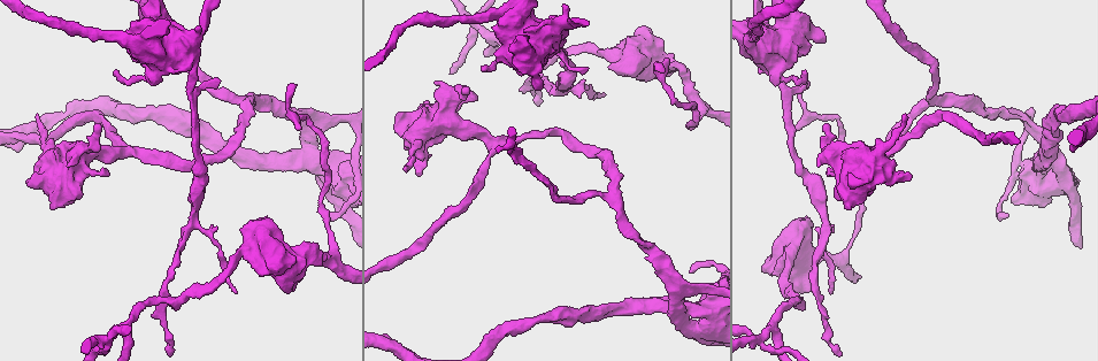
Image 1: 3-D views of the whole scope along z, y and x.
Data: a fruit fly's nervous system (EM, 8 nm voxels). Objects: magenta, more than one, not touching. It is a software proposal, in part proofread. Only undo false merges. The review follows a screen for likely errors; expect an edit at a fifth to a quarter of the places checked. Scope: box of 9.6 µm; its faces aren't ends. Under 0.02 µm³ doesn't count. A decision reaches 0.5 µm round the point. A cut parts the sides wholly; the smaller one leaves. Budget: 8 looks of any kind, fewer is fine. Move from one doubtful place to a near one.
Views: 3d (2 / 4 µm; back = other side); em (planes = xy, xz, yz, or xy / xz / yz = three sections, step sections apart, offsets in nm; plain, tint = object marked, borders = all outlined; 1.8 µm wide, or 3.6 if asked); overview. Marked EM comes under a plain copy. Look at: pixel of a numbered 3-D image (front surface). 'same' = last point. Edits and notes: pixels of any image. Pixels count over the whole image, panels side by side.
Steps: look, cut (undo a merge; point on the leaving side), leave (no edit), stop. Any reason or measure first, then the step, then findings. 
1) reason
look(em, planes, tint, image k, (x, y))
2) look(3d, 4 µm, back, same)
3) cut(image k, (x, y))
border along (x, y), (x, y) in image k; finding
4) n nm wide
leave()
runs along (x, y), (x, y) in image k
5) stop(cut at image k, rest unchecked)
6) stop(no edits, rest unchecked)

abrupt turn
look(3d, 4 µm, image 1, (478, 26))

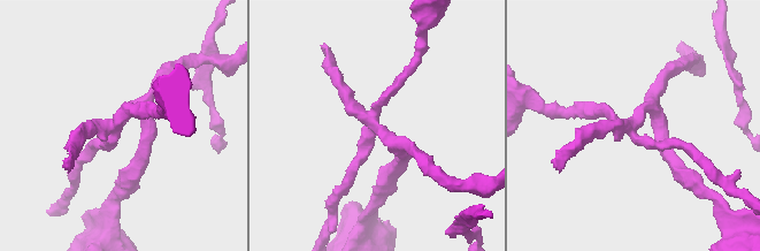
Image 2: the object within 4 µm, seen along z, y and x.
4 arms; now the EM
look(em, planes, tint, image 2, (633, 125))

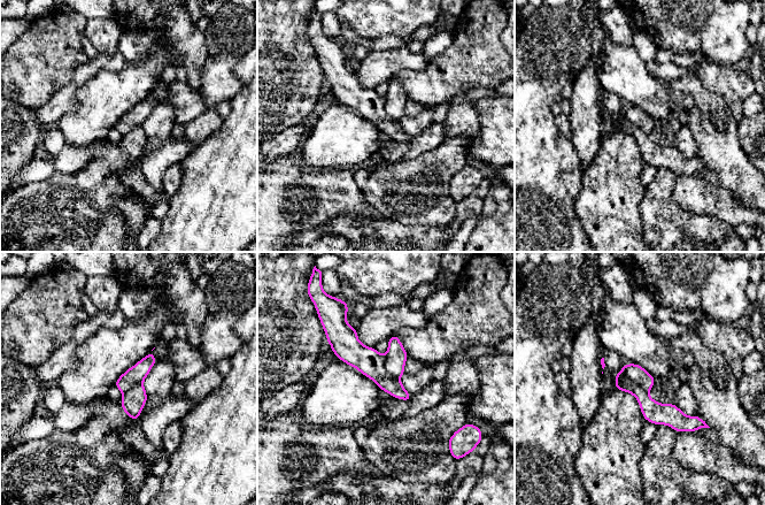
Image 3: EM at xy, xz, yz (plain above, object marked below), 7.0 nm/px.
180 nm wide
cut(image 3, (654, 412))
the part that leaves runs along (619, 375), (658, 413), (698, 421) in image 3; two neurons meet here

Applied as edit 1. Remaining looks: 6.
redraw
look(overview)

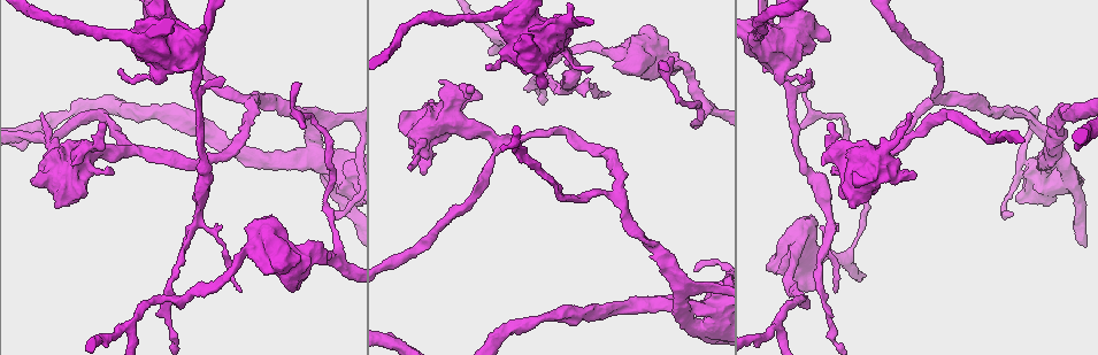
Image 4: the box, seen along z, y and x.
sudden change in width
look(em, xz, step 4, tint, image 4, (238, 262))

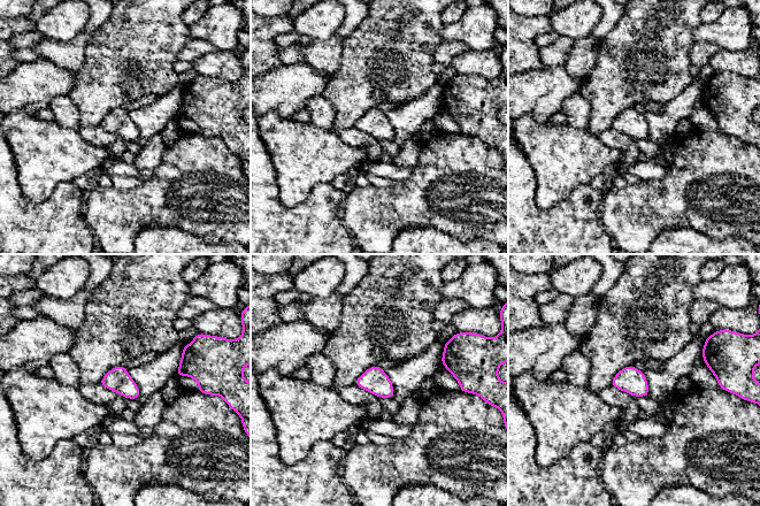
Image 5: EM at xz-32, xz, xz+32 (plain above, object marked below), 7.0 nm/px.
look(em, planes, tint, same)

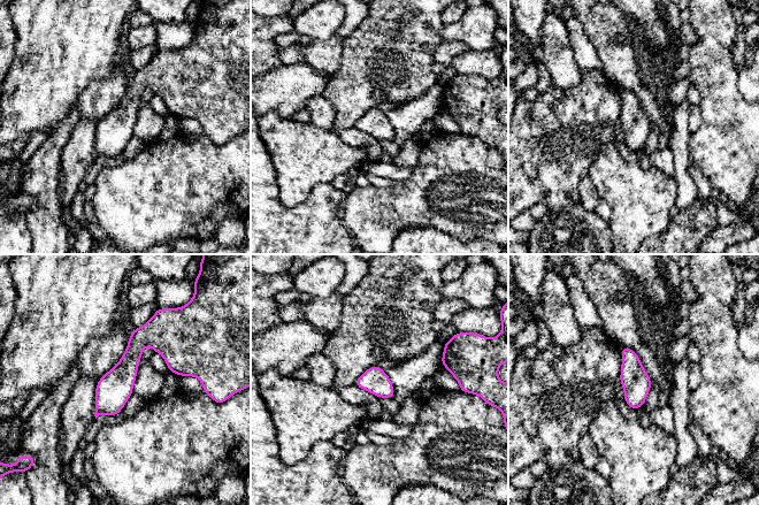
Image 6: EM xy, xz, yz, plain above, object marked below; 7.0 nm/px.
leave()
runs along (190, 370), (145, 342), (98, 412) in image 6; continuous, no second neuron

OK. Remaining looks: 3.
calibre changes
look(3d, 4 µm, image 4, (684, 66))

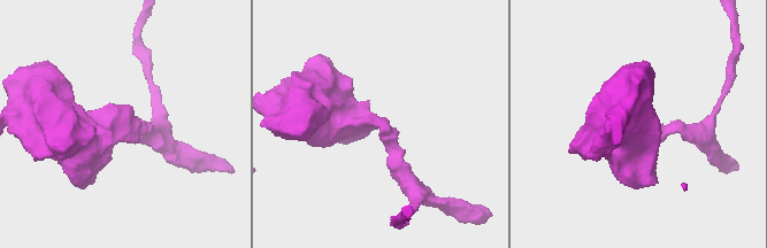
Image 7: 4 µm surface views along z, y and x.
arms of 200, 650 nm
look(em, 3.6 µm, yz, step 4, tint, image 7, (379, 125))

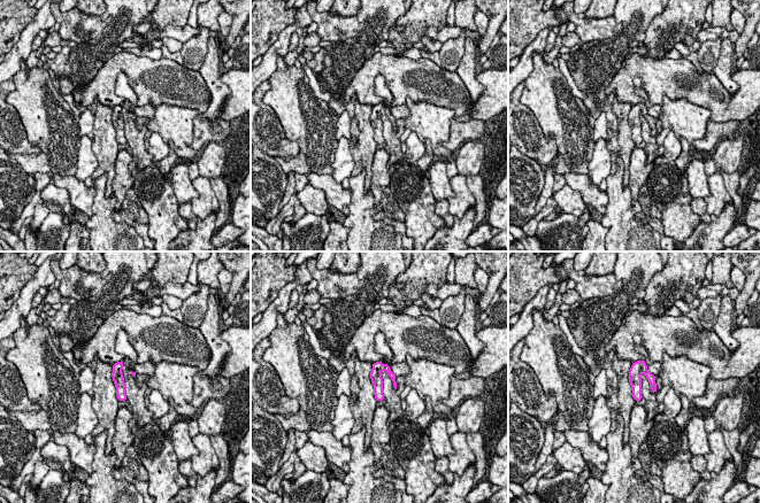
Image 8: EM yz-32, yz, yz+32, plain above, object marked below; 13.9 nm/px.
cut it another way
look(em, 3.6 µm, planes, tint, same)

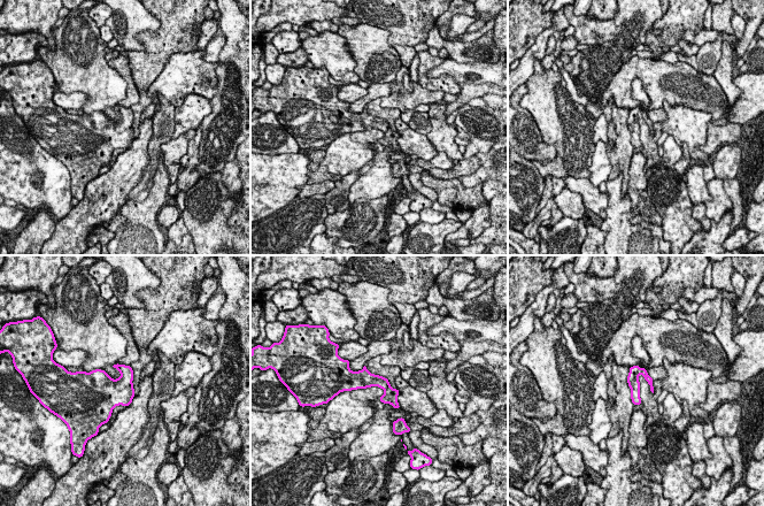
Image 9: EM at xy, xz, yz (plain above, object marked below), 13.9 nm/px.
200 nm wide
leave()
runs along (346, 383), (379, 381), (394, 403) in image 9; continuous, no second neuron

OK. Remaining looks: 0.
stop(cut at image 3, rest unchecked)

